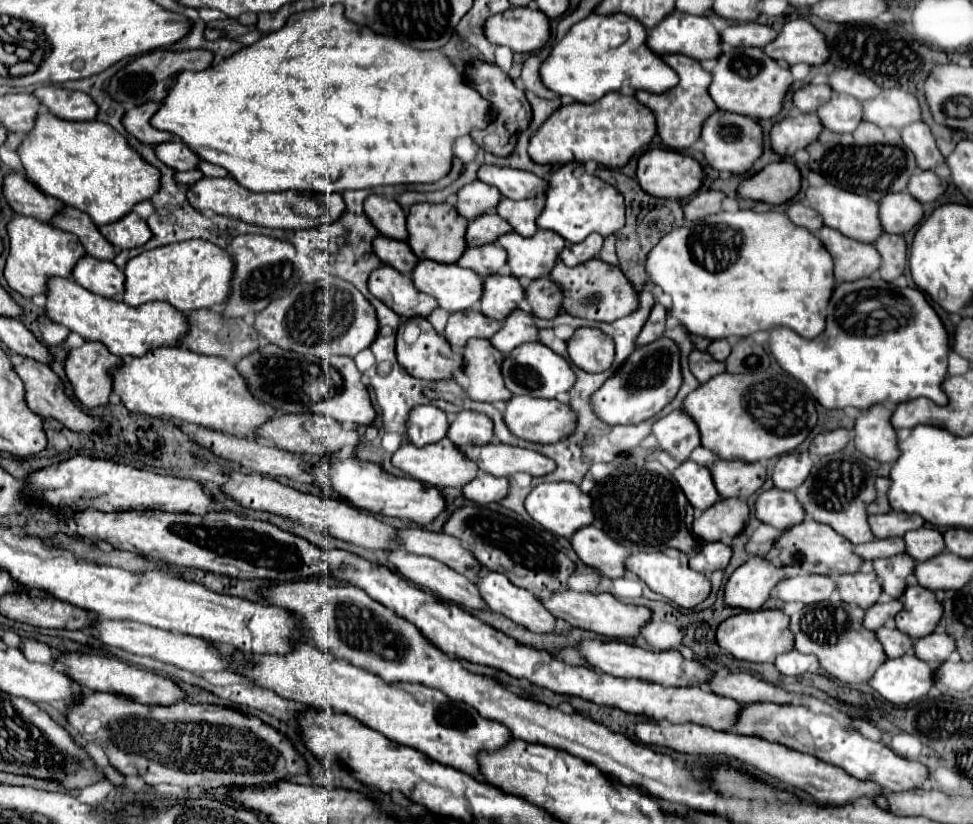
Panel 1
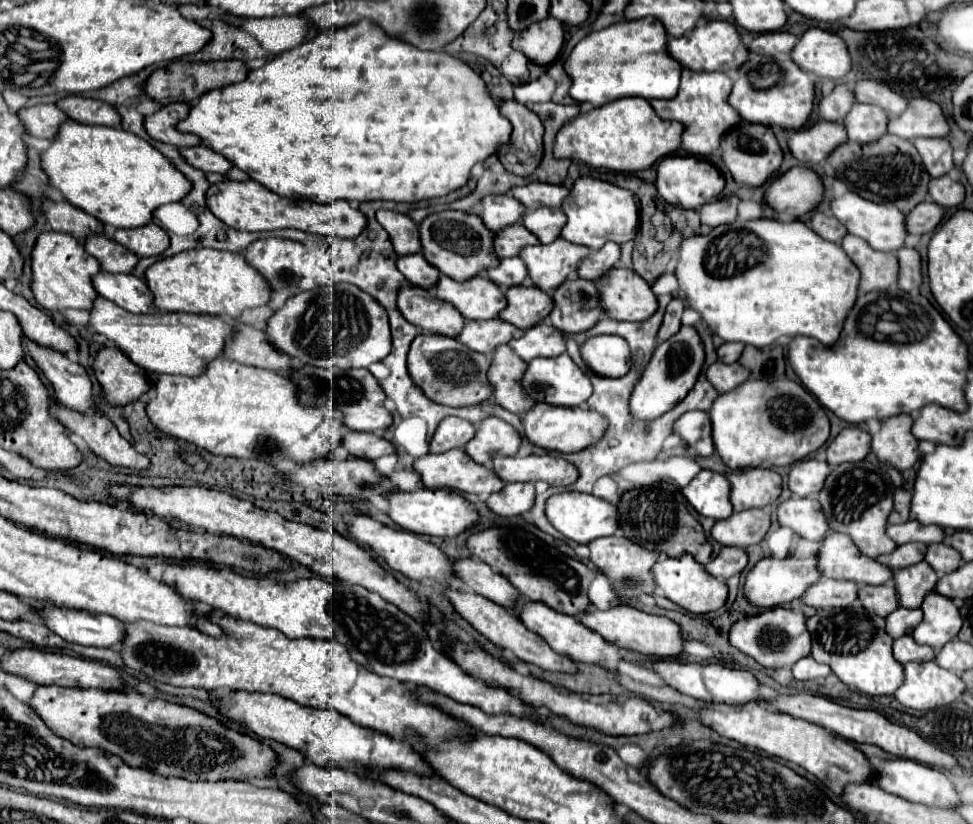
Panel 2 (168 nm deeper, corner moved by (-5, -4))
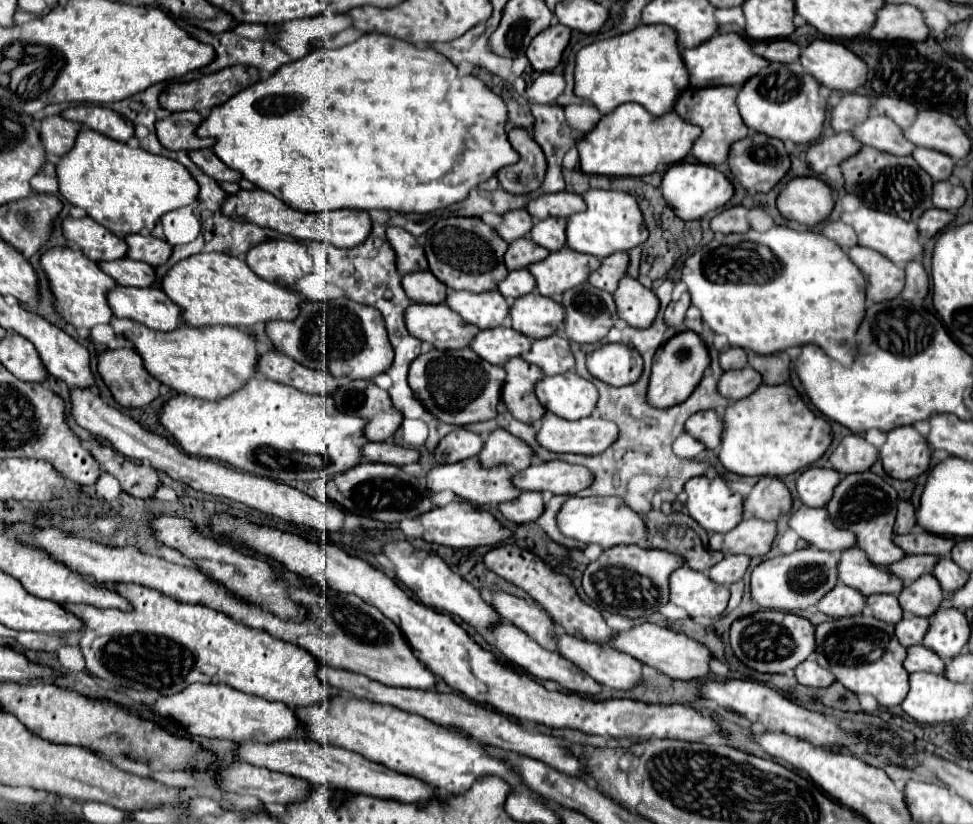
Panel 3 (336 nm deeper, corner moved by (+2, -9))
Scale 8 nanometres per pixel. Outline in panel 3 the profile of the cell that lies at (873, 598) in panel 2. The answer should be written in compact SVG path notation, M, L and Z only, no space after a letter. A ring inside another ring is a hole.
M870 595L866 597L866 607L872 611L872 617L886 623L896 624L904 615L896 595Z

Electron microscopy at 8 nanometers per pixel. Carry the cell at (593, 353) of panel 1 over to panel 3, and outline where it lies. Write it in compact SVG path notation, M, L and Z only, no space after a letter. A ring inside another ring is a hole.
M606 343L586 355L586 367L592 377L608 385L630 385L642 373L642 359L632 347Z

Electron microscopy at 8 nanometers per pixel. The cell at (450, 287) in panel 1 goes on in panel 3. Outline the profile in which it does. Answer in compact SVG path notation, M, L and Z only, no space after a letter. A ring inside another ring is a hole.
M446 289L446 301L452 311L456 311L466 323L472 323L480 329L498 327L508 315L508 303L498 291L486 293L468 293Z

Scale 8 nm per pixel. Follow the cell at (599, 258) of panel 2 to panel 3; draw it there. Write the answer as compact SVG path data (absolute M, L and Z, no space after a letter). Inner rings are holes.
M612 253L602 259L602 265L588 277L588 283L612 293L620 281L620 277L626 273L626 267L628 267L628 255Z

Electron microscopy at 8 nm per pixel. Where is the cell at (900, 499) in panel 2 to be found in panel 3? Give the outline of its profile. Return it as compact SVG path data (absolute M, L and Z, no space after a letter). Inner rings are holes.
M898 501L898 515L896 515L894 533L910 533L914 525L916 525L914 507L908 501Z

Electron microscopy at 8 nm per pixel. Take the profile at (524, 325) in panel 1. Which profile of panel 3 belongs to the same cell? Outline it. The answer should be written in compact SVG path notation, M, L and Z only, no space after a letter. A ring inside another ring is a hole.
M556 333L544 339L536 339L532 343L532 351L528 351L528 355L522 355L522 359L540 367L544 375L566 373L574 367L574 357L568 339Z

